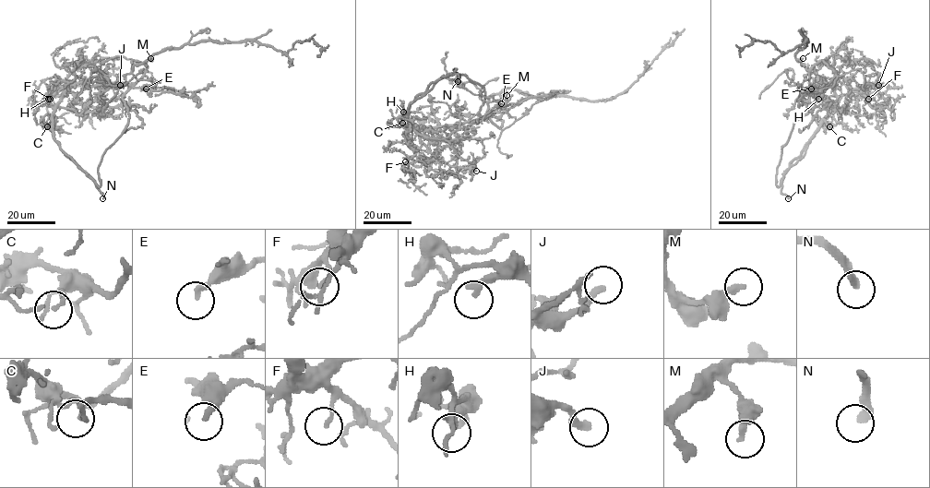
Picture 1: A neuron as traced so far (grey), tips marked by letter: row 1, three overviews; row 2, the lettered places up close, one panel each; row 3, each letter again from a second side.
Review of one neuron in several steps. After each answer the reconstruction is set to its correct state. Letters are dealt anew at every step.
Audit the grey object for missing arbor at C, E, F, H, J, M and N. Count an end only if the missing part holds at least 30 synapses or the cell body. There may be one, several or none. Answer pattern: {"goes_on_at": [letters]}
{"goes_on_at": ["E", "J", "N"]}

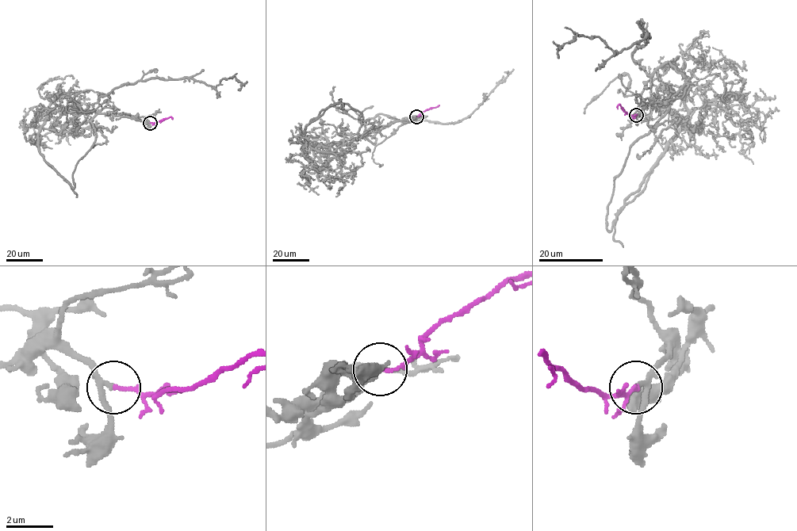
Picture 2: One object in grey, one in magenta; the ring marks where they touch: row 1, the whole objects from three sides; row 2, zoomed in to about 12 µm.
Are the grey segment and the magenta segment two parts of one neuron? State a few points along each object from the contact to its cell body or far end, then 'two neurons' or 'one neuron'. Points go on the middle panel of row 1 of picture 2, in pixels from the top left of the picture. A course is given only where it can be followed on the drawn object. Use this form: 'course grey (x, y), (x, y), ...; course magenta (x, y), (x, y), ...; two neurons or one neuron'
course grey (416, 116), (376, 146), (365, 133), (366, 120), (378, 114), (458, 122), (504, 71); course magenta (416, 116), (438, 105); one neuron

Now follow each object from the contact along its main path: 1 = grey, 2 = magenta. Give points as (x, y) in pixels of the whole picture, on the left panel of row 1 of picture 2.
1: (150, 122), (116, 113), (98, 94), (155, 78), (215, 87), (235, 77), (238, 89)
2: (150, 122), (170, 116), (172, 119)

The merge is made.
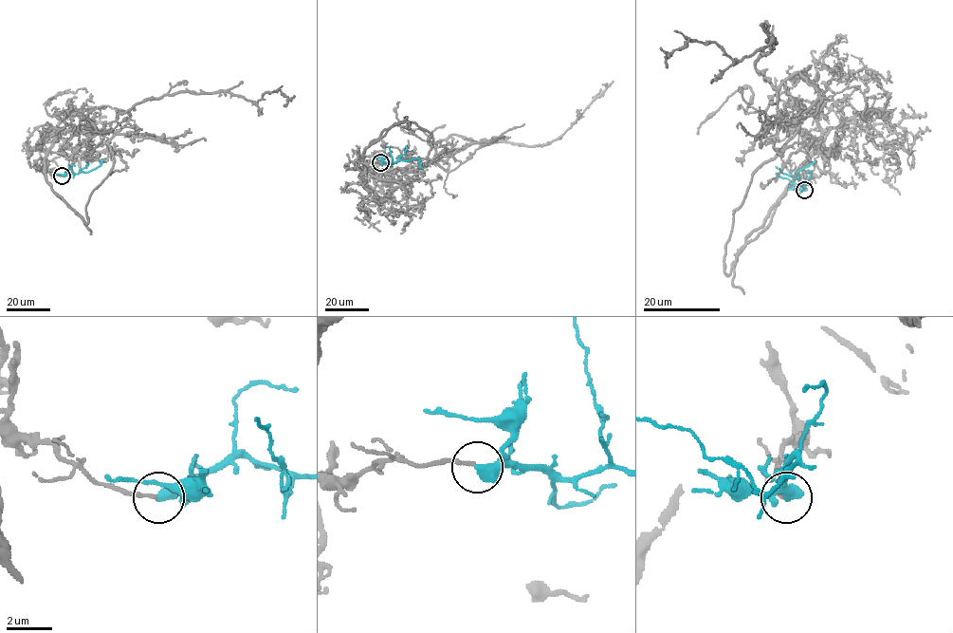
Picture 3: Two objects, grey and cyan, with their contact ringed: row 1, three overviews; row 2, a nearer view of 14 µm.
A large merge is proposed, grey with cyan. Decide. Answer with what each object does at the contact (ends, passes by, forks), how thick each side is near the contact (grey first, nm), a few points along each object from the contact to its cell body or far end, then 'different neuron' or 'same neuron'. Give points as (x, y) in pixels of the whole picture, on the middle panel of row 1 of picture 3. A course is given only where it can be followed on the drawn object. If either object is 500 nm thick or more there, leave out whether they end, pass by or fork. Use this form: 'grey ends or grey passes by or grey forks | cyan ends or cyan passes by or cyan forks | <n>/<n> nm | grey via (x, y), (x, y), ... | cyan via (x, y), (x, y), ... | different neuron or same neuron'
160/550 nm | grey via (380, 161), (354, 161), (361, 172), (436, 161), (446, 170), (435, 144), (451, 135), (547, 144), (602, 83) | cyan via (380, 162), (418, 158), (423, 168) | different neuron

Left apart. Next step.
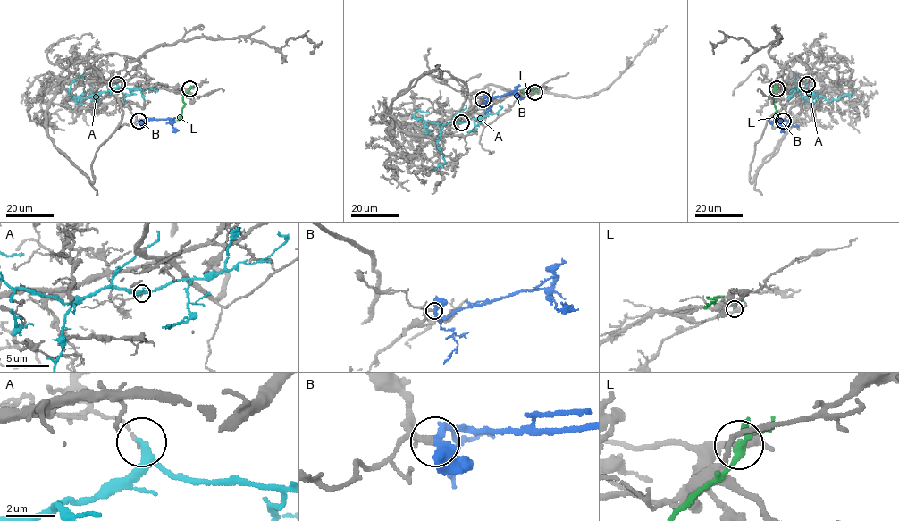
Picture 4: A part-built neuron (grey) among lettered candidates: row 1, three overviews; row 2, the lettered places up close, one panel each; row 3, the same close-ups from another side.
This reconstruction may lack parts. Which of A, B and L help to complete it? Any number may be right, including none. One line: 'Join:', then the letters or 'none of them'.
Join: B

